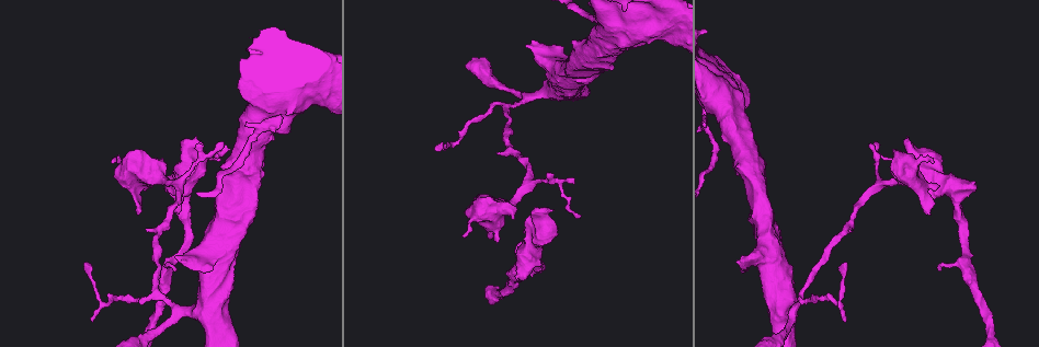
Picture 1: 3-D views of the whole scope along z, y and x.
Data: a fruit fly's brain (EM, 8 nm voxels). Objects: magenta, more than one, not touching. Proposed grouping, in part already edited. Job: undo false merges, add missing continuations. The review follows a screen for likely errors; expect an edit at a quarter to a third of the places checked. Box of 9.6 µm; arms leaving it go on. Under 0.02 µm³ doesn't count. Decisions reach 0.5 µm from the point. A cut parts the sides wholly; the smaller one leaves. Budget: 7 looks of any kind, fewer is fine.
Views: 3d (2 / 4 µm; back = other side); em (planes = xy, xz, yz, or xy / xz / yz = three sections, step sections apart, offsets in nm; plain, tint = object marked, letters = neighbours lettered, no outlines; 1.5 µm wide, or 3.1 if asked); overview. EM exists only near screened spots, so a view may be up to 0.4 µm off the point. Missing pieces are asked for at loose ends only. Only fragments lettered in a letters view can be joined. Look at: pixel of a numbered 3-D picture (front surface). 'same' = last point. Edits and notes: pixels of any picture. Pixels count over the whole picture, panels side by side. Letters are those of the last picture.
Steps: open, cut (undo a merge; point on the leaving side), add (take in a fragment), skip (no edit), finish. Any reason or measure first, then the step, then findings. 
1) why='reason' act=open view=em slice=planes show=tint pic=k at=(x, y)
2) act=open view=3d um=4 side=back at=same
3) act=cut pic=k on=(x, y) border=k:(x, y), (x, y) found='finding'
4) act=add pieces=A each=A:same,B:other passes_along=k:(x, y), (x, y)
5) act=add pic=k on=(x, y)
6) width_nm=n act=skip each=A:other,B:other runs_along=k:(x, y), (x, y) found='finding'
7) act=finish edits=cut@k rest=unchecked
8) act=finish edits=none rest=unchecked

why='free end' act=open view=em slice=planes show=letters pic=1 at=(176, 210)

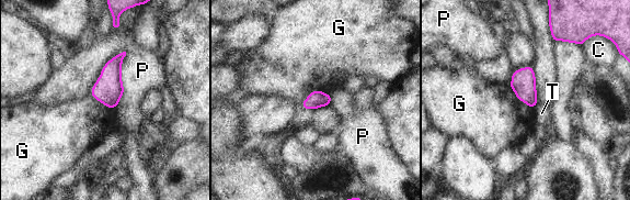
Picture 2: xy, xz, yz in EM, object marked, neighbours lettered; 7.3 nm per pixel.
act=skip each=C:other,G:other,P:other,T:other border=2:(330, 93), (313, 90), (300, 106) found='none of them fits'

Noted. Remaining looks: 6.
why='branch stops here' act=open view=3d um=2 pic=1 at=(220, 144)

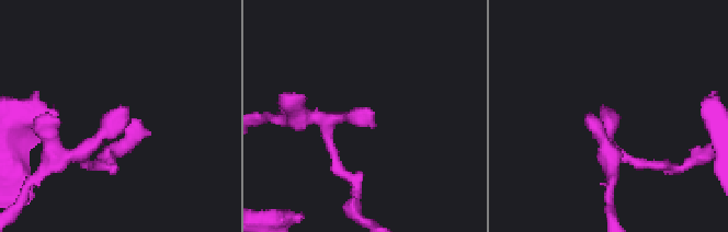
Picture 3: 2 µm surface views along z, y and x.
act=open view=em slice=planes show=tint pic=3 at=(617, 121)

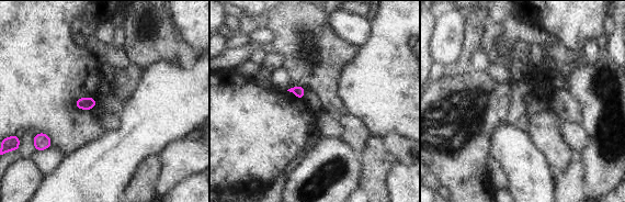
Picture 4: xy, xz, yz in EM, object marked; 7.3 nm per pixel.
why='see the neighbours' act=open view=em slice=planes show=letters at=same

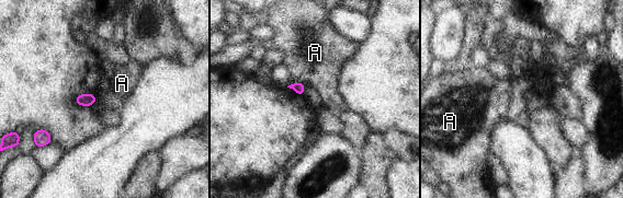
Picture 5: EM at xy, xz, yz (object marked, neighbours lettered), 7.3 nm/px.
act=skip each=A:other border=5:(294, 81), (299, 81), (303, 84) found='no lettered fragment goes on from it'

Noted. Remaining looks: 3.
why='sharp bend' act=open view=3d um=2 pic=1 at=(104, 304)

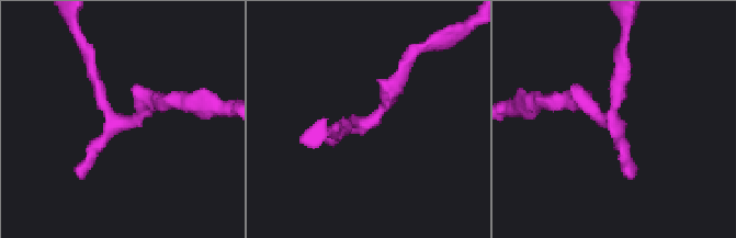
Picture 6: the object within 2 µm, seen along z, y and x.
act=open view=em slice=yz step=4 show=letters pic=6 at=(118, 125)

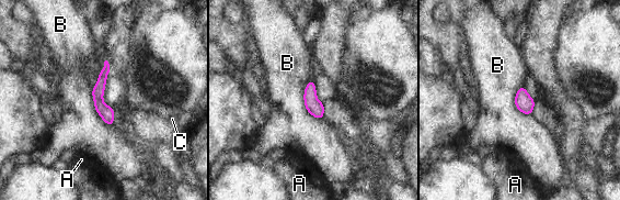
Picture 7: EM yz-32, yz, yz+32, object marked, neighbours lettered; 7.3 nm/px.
act=skip each=A:other,B:other,C:other border=7:(312, 78), (303, 107), (320, 120) found='continuous, no second neuron'

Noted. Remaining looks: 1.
act=finish edits=none rest=unchecked

